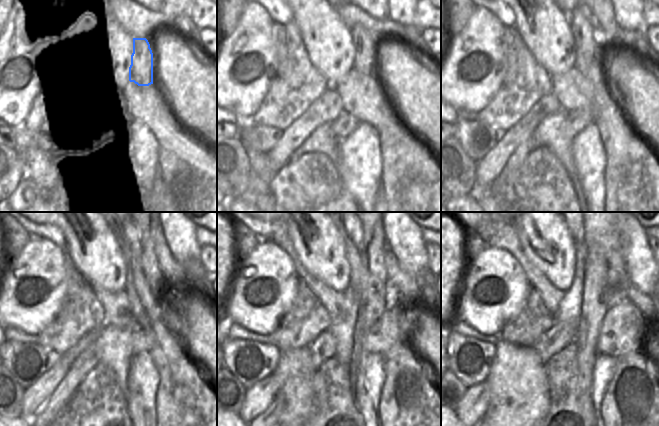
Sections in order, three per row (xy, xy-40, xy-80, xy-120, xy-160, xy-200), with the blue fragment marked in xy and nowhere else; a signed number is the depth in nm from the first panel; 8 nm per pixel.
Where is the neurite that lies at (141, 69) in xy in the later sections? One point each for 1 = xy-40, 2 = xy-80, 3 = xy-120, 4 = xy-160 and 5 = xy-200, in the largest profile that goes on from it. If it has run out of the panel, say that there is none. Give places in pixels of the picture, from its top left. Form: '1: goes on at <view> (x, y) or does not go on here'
1: goes on at xy-40 (364, 41)
2: goes on at xy-80 (583, 31)
3: goes on at xy-120 (131, 247)
4: goes on at xy-160 (355, 232)
5: goes on at xy-200 (578, 234)

